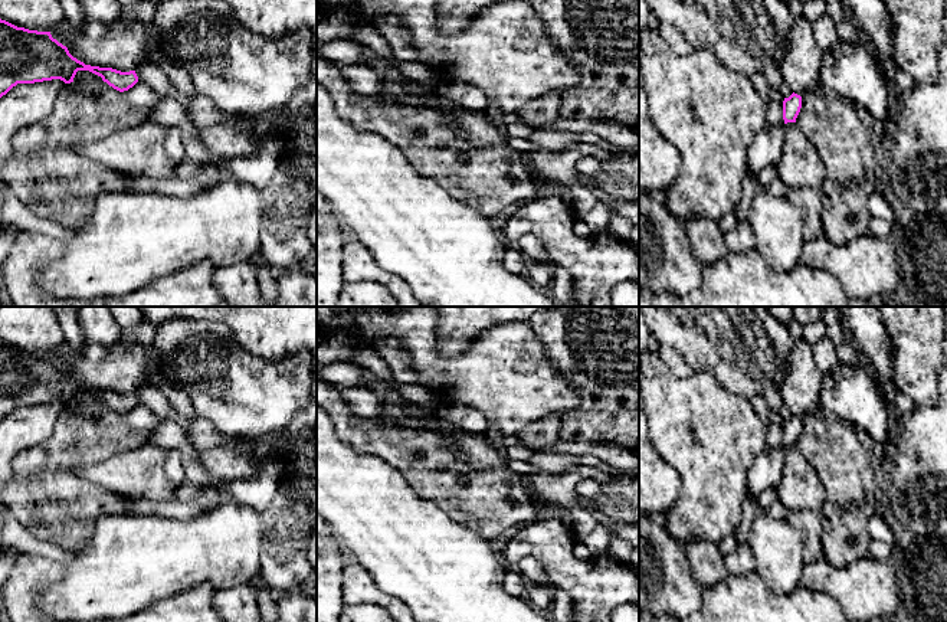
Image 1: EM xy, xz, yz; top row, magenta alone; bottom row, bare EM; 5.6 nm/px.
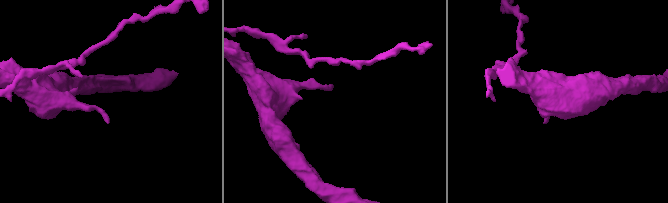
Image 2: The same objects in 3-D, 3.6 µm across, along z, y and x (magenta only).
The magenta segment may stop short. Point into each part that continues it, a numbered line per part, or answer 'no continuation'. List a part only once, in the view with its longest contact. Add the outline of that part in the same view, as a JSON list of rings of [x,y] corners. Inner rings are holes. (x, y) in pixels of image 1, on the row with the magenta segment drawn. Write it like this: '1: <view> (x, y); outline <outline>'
no continuation

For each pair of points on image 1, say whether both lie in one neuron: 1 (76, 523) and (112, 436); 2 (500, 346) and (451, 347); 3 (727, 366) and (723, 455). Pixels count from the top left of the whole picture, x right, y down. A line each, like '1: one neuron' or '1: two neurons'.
1: two neurons
2: two neurons
3: two neurons

